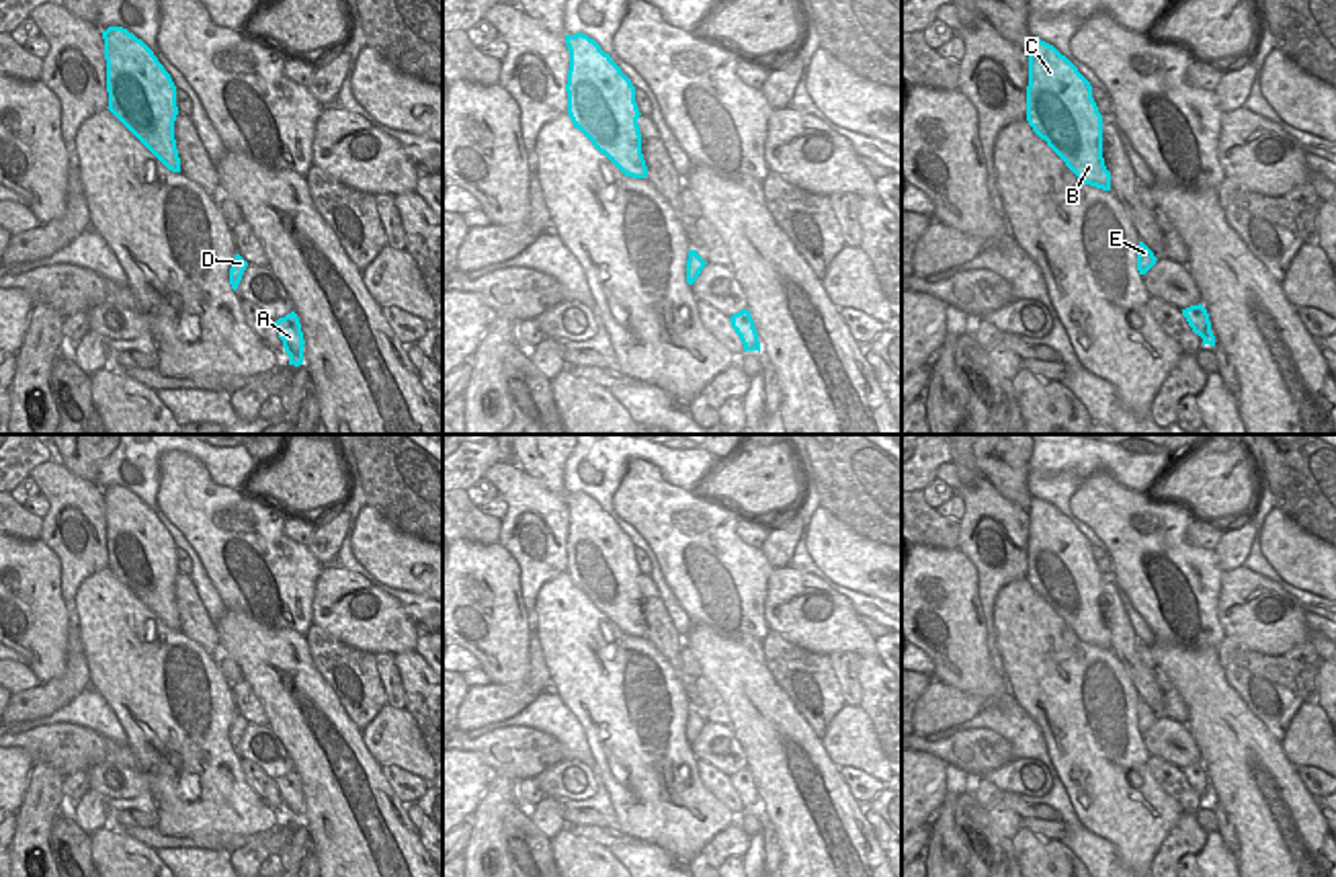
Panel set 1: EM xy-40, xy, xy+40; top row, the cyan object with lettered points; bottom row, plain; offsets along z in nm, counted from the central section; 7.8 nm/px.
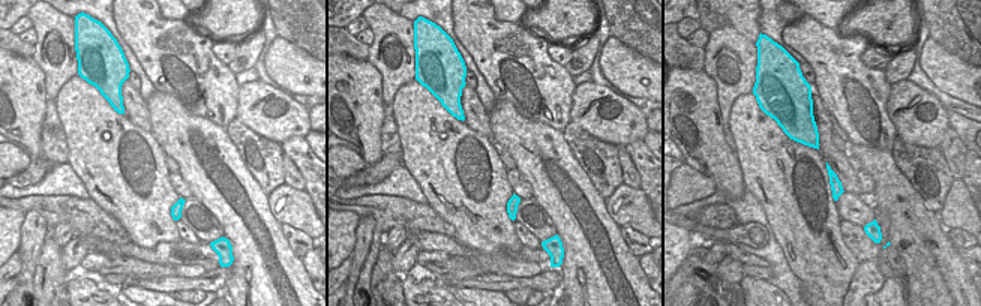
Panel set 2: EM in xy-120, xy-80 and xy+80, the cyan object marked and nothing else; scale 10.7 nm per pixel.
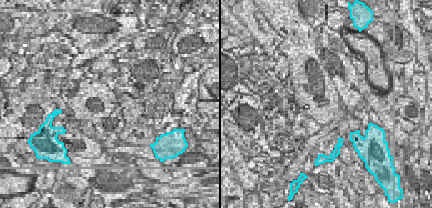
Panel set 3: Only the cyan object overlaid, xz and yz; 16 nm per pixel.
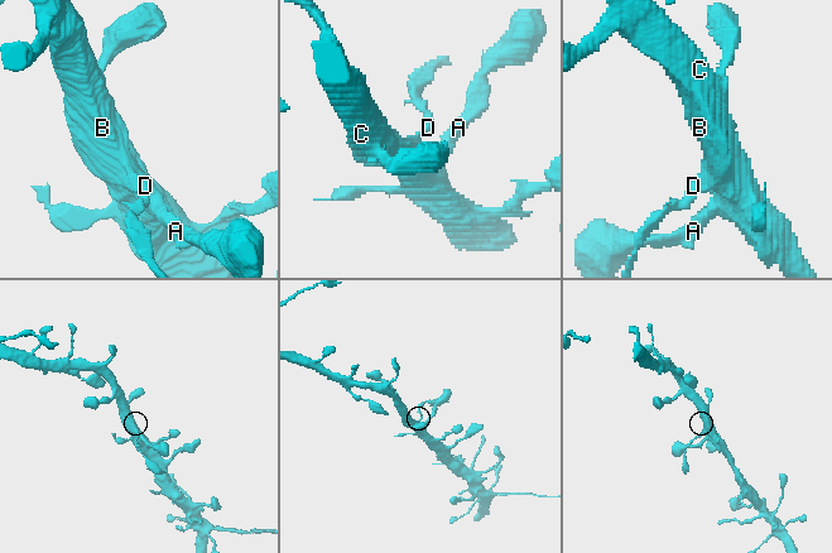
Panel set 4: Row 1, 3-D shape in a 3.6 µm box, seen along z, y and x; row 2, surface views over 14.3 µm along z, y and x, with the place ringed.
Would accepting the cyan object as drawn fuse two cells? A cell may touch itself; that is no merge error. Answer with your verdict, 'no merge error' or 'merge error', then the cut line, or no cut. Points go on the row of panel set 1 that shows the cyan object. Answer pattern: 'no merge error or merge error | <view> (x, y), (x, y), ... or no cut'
merge error | xy (693, 251), (687, 271)

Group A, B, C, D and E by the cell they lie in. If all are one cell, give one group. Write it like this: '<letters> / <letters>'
A B C E / D

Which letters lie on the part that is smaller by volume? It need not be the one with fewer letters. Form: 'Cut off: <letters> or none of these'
Cut off: D

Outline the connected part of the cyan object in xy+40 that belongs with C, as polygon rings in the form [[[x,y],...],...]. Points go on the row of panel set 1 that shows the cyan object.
[[[1031,39],[1027,121],[1080,182],[1111,191],[1102,158],[1102,115],[1090,82],[1053,45]]]

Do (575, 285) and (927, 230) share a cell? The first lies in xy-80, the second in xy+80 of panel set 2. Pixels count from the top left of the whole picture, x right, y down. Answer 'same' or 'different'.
same

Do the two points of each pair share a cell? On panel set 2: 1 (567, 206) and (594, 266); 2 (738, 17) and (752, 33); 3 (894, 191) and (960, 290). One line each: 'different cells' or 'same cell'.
1: same cell
2: same cell
3: same cell

